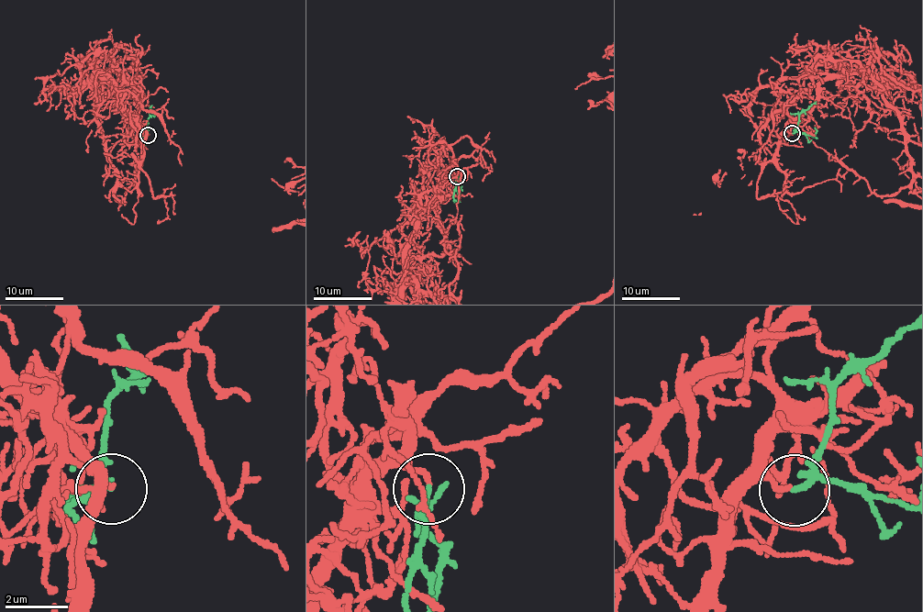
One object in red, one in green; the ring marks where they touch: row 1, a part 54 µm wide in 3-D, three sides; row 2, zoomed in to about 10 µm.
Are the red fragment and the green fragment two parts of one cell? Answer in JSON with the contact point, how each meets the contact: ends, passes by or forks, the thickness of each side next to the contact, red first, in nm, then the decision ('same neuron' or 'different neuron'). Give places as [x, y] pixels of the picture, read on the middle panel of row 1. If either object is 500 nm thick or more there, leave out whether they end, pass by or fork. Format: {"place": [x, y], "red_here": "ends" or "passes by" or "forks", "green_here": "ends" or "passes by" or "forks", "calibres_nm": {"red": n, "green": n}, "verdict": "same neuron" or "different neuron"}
{"place": [457, 176], "red_here": "ends", "green_here": "passes by", "calibres_nm": {"red": 160, "green": 160}, "verdict": "different neuron"}

